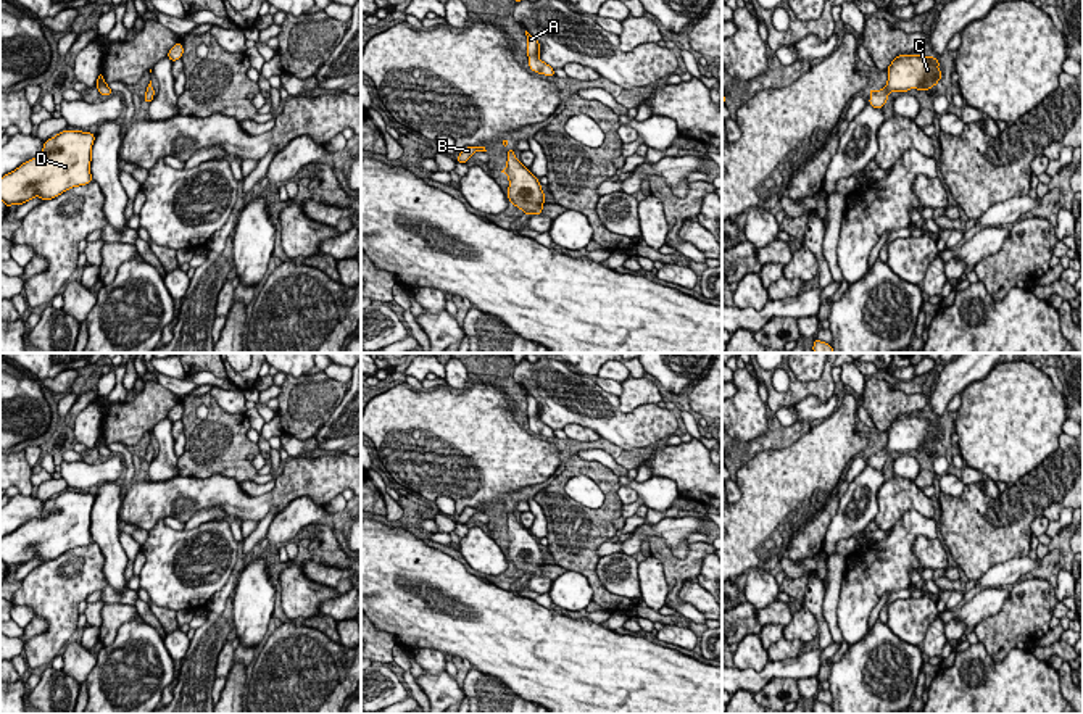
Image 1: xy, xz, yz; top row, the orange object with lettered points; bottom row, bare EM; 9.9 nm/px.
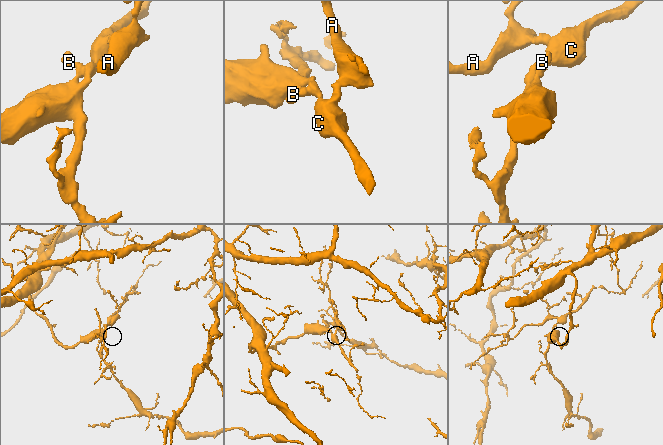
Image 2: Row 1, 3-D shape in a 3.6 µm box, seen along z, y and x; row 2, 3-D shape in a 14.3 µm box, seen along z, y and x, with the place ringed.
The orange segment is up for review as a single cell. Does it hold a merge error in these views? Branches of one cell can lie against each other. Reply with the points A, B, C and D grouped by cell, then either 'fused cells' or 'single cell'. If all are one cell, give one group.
A B C D; single cell

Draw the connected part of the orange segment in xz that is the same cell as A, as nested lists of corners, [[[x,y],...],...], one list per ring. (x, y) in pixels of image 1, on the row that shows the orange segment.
[[[525,31],[527,35],[527,56],[529,56],[529,68],[533,73],[545,74],[545,76],[556,76],[554,69],[540,60],[540,42]]]

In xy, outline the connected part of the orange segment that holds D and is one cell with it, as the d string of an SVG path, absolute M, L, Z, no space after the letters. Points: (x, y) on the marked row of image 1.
M63 131L45 140L42 153L0 179L0 200L10 208L34 197L44 201L92 182L90 161L95 134Z

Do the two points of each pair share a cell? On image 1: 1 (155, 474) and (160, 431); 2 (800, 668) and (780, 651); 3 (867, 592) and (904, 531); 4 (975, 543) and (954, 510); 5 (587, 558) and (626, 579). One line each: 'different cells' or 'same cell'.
1: same cell
2: different cells
3: same cell
4: same cell
5: different cells

